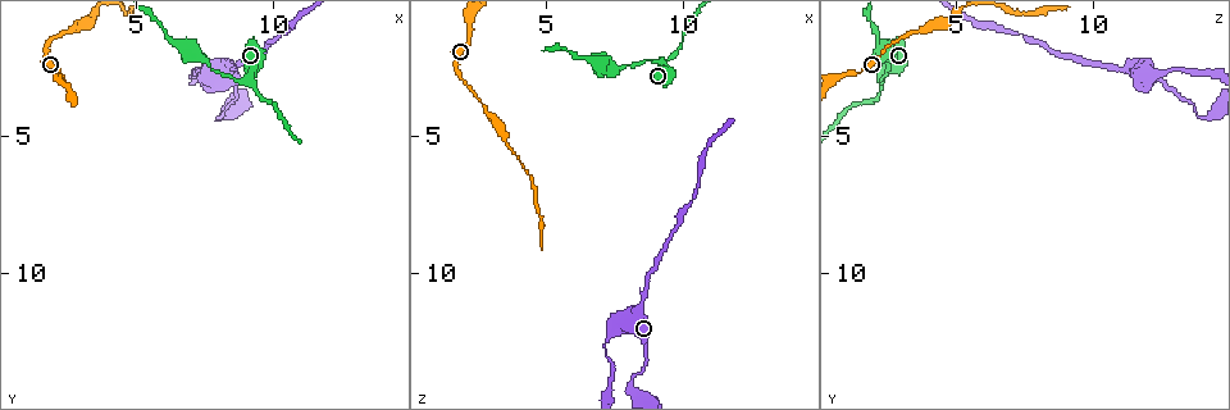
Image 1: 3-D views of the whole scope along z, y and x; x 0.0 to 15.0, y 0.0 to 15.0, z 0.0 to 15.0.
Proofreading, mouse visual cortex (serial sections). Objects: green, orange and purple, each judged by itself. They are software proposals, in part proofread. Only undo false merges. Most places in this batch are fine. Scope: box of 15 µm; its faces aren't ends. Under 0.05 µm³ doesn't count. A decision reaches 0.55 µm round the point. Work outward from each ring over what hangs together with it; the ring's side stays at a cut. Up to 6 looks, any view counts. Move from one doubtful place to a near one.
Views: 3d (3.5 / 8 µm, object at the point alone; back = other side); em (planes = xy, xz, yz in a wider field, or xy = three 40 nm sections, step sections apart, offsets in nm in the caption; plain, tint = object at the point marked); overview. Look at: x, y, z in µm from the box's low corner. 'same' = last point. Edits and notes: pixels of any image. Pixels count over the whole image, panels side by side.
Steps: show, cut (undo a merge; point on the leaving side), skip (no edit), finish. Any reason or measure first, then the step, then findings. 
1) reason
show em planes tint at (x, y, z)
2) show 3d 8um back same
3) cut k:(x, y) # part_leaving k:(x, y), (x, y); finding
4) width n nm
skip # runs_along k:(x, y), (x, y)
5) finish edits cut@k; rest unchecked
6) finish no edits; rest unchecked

three-way junction
show 3d 3.5um back at (9.0, 2.9, 2.2)

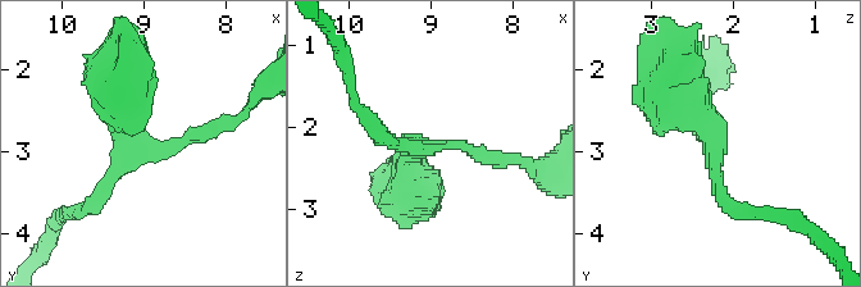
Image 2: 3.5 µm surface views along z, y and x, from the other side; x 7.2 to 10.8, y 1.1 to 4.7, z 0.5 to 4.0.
arms 3; arm_widths 150, 200, 500 nm
show em xy step 5 tint at (9.10, 2.95, 2.20)

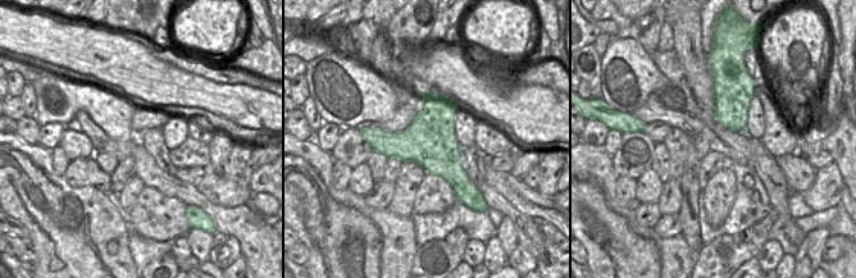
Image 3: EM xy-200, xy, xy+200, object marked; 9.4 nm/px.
skip # runs_along 2:(673, 77), (698, 127); all the same cell

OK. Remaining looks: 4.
calibre changes
show 3d 3.5um at (8.4, 2.5, 11.1)

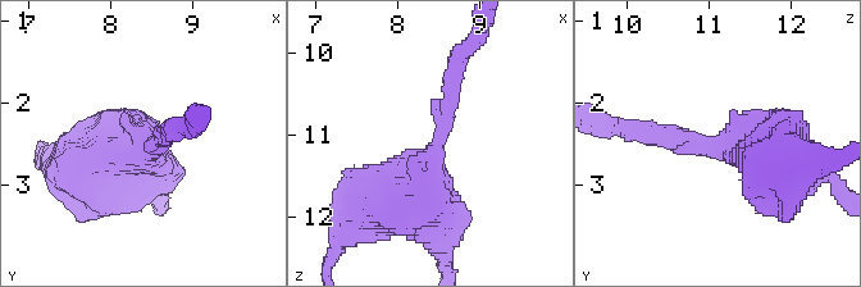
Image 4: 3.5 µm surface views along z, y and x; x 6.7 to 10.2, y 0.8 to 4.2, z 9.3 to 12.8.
need the tissue
show em xy step 2 tint at (8.45, 2.50, 11.05)

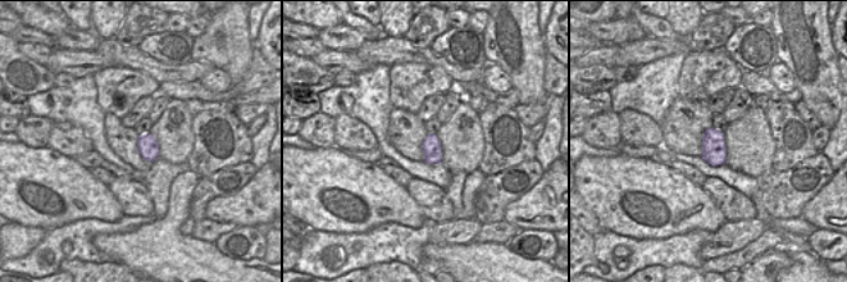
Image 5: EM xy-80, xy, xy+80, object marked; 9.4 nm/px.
width 170 nm
skip # runs_along 4:(789, 164), (638, 128); one cell here

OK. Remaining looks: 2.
calibre changes
show 3d 3.5um at (7.3, 2.7, 12.3)

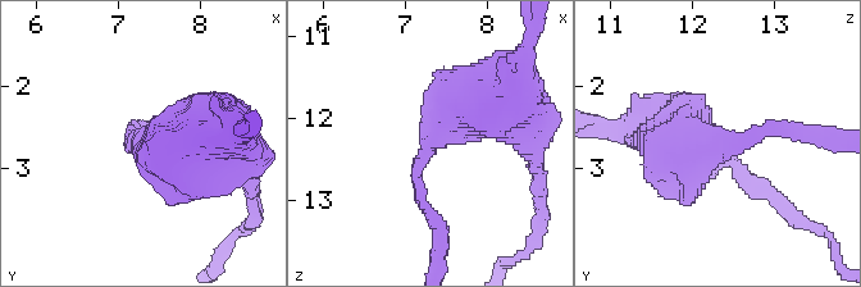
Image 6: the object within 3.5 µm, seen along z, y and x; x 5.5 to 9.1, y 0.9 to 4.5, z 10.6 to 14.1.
show em xy step 3 tint at (7.30, 2.75, 12.40)

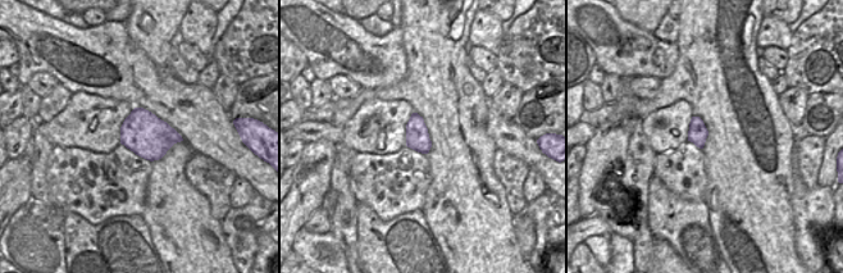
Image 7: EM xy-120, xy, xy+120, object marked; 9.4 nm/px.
skip # runs_along 6:(495, 106), (463, 106), (415, 165), (432, 218); one cell here

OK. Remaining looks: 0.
finish no edits; rest unchecked

